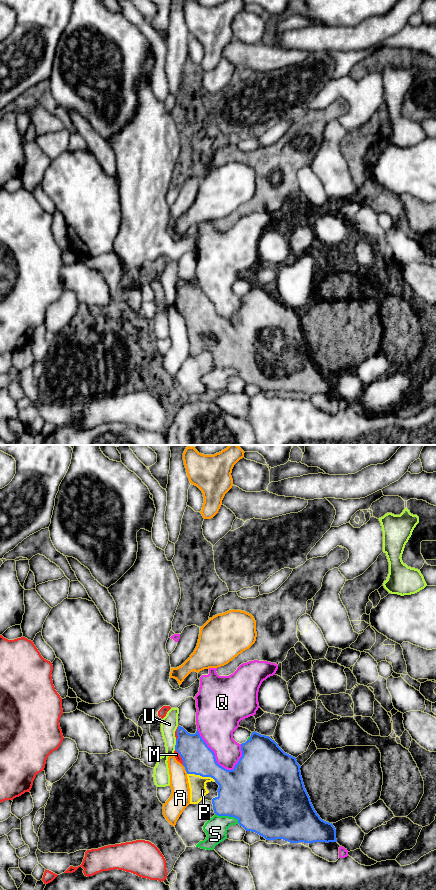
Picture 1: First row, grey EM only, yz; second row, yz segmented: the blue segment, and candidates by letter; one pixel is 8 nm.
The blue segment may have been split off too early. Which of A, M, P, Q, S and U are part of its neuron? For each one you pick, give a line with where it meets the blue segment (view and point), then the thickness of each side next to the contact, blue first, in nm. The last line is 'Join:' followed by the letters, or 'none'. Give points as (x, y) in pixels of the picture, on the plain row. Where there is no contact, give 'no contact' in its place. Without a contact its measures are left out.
P: contact yz (201, 327); calibres 240 and 140 nm
Join: P

